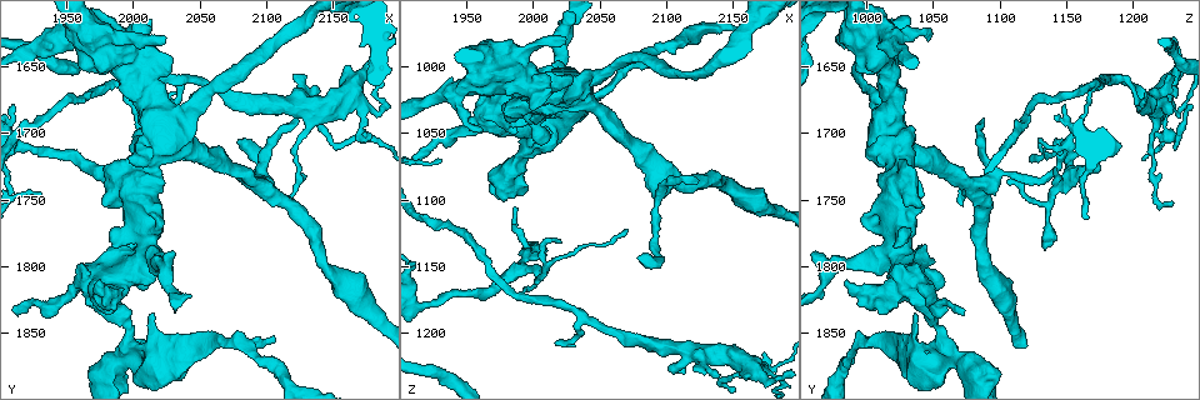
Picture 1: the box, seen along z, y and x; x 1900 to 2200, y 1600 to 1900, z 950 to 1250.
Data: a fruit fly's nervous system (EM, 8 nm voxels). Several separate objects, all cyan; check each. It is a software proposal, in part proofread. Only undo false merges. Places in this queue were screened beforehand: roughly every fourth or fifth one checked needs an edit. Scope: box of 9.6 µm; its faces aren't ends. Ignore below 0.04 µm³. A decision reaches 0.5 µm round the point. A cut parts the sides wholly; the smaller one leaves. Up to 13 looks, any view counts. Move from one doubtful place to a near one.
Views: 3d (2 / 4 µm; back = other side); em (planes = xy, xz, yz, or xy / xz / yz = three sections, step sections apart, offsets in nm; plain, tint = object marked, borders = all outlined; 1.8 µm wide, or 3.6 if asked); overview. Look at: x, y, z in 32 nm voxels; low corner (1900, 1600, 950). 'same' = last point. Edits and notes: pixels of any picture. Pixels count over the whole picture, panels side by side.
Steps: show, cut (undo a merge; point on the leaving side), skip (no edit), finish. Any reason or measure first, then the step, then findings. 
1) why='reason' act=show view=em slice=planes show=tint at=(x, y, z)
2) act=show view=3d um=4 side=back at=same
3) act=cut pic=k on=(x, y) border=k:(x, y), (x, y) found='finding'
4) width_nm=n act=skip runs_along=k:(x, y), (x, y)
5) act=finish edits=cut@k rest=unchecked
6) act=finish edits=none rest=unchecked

act=show view=em um=3.6 slice=xy step=8 show=tint at=(2016, 1714, 1018)

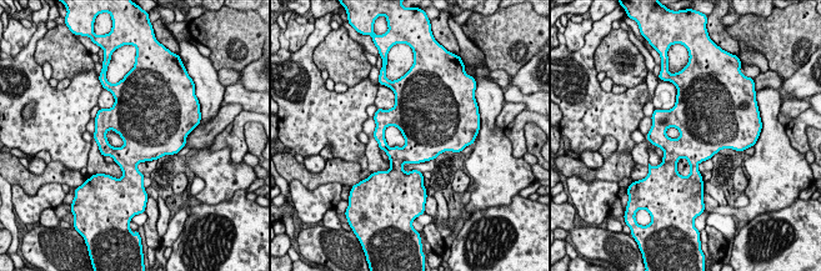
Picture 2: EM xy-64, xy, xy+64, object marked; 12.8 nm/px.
act=skip found='one neuron here'

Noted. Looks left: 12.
why='sharp bend' act=show view=3d um=4 at=(2010, 1786, 1024)

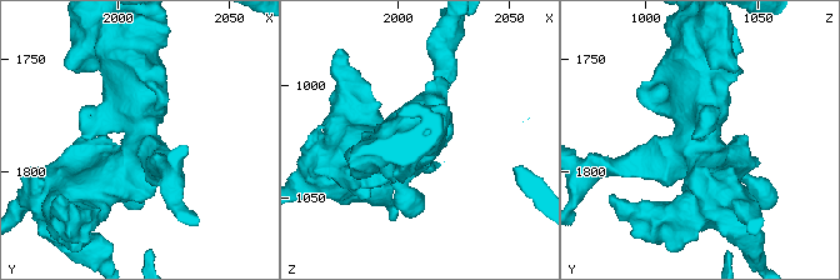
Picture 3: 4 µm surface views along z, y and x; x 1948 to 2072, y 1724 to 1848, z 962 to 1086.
act=show view=em um=3.6 slice=planes show=tint at=(2009, 1788, 1024)

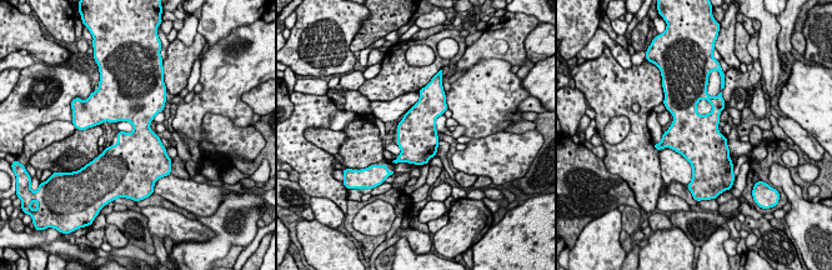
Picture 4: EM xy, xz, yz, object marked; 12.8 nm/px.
act=skip found='one neuron here'

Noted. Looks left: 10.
why='thin neck' act=show view=em slice=planes show=tint at=(1988, 1664, 1172)

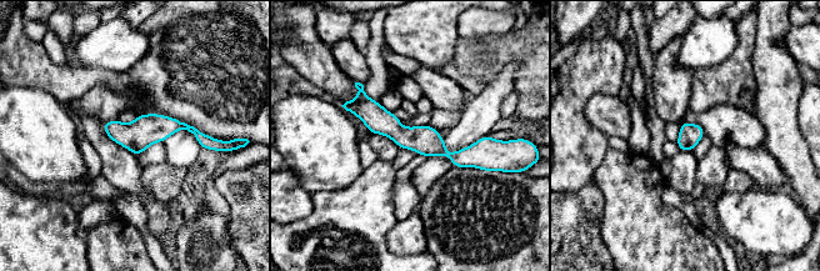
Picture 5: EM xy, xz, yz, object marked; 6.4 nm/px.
act=skip runs_along=5:(348, 105), (449, 155), (485, 146) found='one neuron here'

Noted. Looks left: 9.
why='sharp bend' act=show view=em um=3.6 slice=planes show=tint at=(1964, 1620, 994)

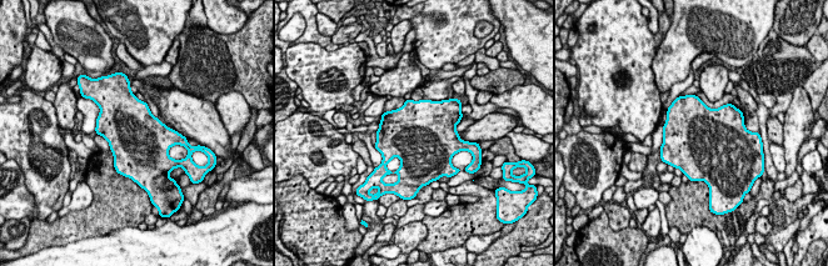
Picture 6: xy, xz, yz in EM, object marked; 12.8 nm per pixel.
width_nm=750 act=skip found='one neuron here'

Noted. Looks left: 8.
why='thick turns thin' act=show view=3d um=2 side=back at=(1998, 1852, 1056)

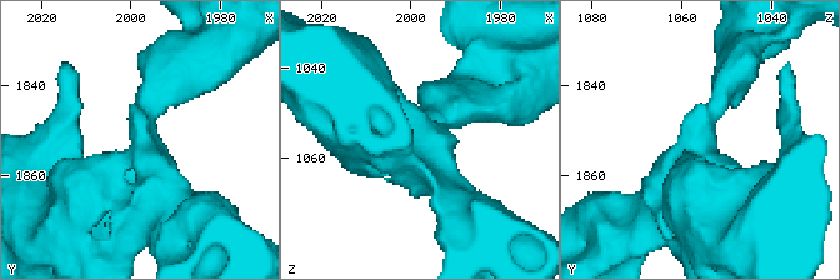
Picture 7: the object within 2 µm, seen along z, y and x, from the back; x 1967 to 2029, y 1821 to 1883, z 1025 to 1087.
why='shape alone is not enough' act=show view=em slice=xy step=4 show=tint at=(1997, 1854, 1056)

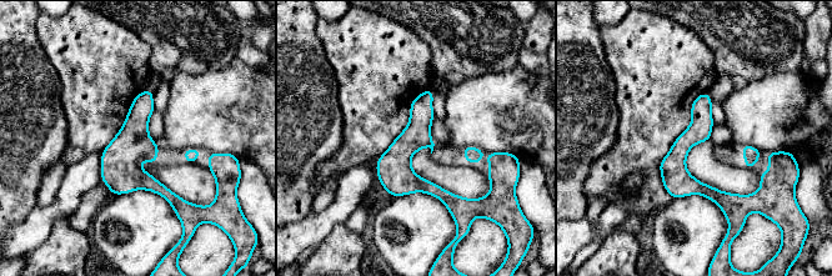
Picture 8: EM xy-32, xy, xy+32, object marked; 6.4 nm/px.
why='cut it another way' act=show view=em slice=planes show=borders at=same

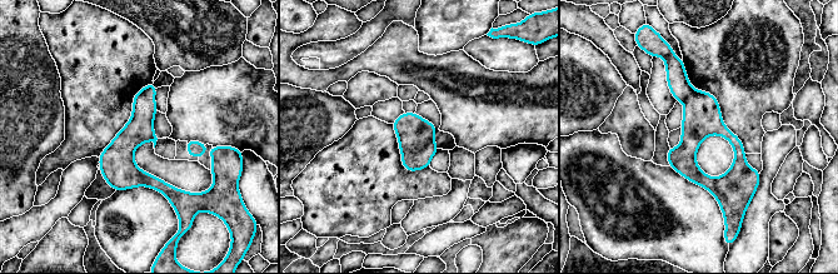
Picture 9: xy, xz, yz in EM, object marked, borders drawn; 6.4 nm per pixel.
arms=3 act=cut pic=9 on=(702, 116) part_leaving=9:(694, 93), (689, 165), (726, 204) found='two neurons meet here'

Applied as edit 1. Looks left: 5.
why='redraw' act=show view=overview

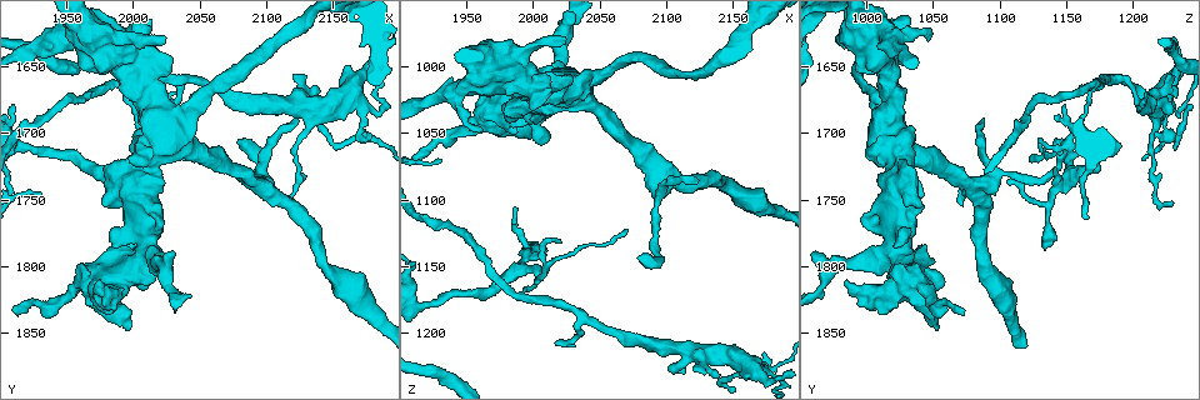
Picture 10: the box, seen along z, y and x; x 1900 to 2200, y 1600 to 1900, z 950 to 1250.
why='calibre changes' act=show view=em um=3.6 slice=xy step=4 show=tint at=(1958, 1814, 1040)

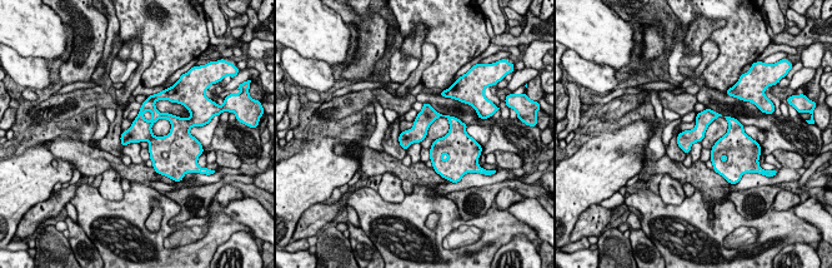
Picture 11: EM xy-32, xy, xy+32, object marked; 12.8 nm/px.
why='another direction' act=show view=em um=3.6 slice=yz step=4 show=tint at=same

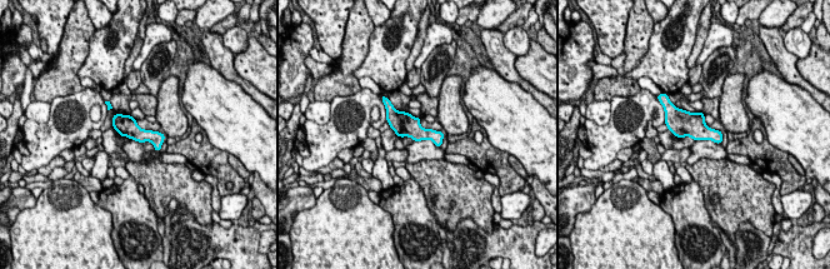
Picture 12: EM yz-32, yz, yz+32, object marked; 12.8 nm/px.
act=skip found='one neuron here'

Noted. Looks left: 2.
act=finish edits=cut@9 rest=unchecked

